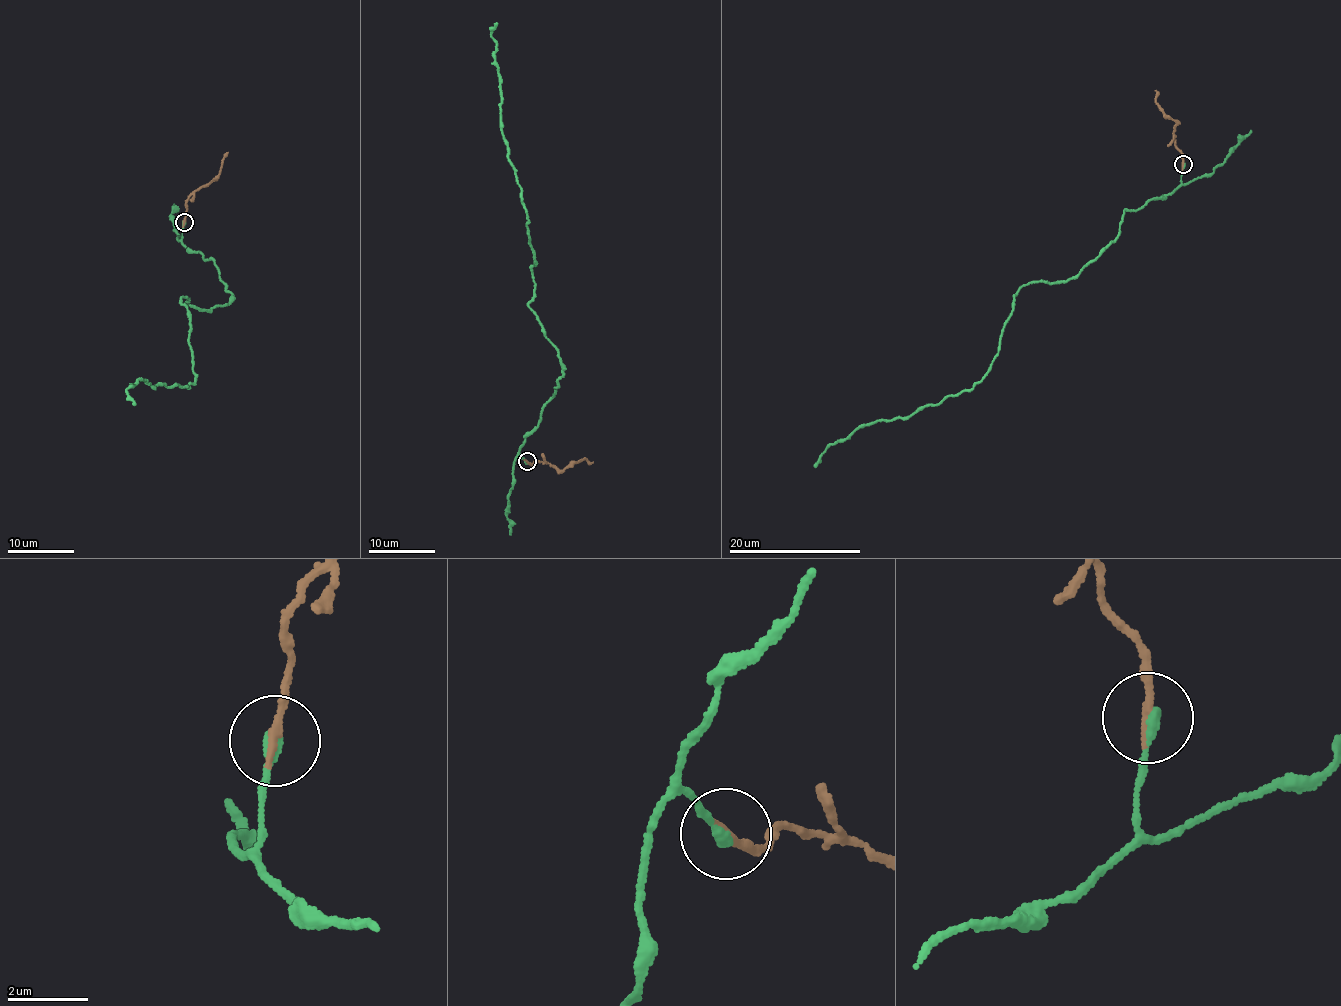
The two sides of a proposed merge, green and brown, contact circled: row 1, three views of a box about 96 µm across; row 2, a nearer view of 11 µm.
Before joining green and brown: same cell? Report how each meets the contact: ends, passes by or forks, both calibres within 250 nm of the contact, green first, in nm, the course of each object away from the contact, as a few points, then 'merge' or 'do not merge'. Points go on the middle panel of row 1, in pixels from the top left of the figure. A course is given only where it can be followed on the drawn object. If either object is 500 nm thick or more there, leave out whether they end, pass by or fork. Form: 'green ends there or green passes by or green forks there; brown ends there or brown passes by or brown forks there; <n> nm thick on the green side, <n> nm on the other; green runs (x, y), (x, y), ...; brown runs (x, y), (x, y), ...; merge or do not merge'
green ends there; brown ends there; 320 nm thick on the green side, 200 nm on the other; green runs (526, 461), (518, 452), (562, 369), (529, 306), (536, 263), (501, 127), (491, 34), (498, 23); brown runs (526, 461), (531, 464), (537, 460), (564, 469), (582, 459), (592, 462); do not merge

